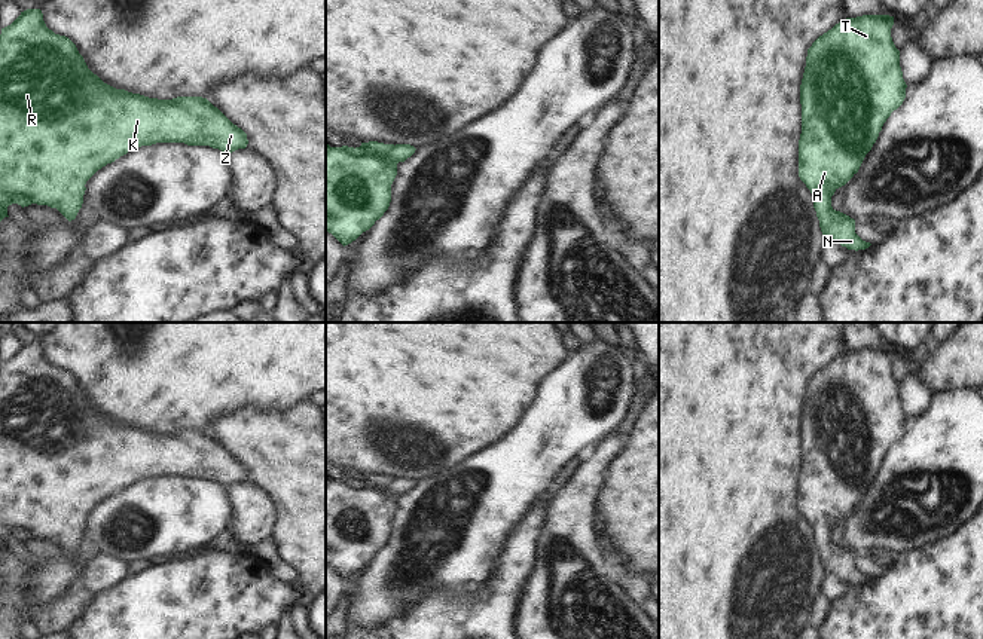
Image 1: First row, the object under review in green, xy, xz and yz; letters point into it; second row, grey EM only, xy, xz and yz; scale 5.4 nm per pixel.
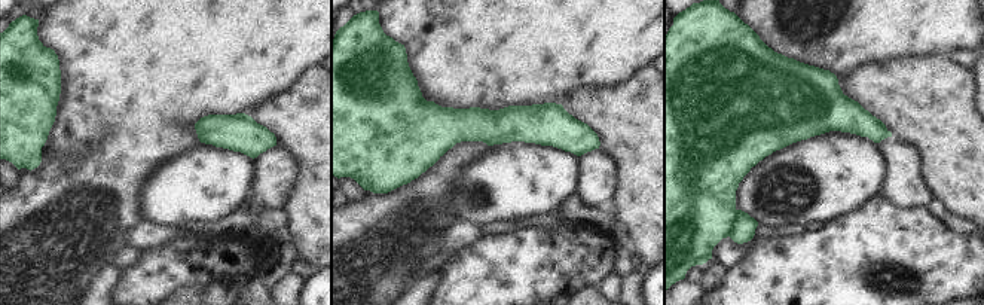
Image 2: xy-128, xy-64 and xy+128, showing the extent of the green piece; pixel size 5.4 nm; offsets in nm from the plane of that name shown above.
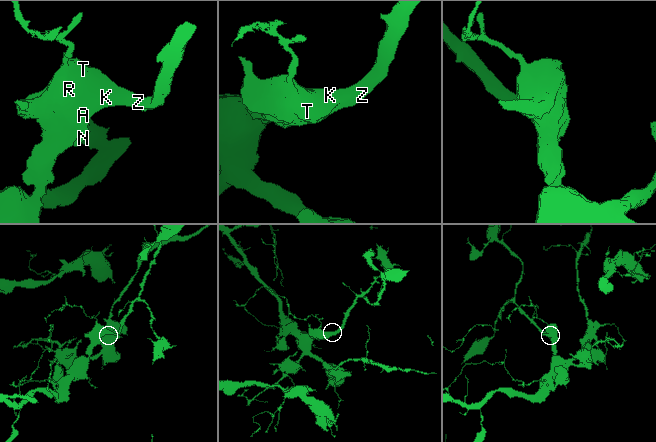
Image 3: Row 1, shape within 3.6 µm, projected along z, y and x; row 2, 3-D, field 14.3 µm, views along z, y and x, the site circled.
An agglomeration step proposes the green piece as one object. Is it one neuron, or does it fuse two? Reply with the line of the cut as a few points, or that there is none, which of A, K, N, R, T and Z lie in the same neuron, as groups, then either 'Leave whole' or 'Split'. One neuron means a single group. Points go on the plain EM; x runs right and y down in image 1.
No split. Groups: A K N R T Z. Leave whole

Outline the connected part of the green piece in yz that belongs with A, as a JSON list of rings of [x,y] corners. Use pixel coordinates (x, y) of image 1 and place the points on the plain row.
[[[863,348],[836,357],[808,382],[800,418],[799,510],[815,529],[813,541],[824,571],[855,584],[871,577],[855,566],[854,551],[831,539],[831,529],[858,505],[883,456],[906,431],[907,418],[900,383],[891,370],[892,358],[894,349],[889,348]]]

